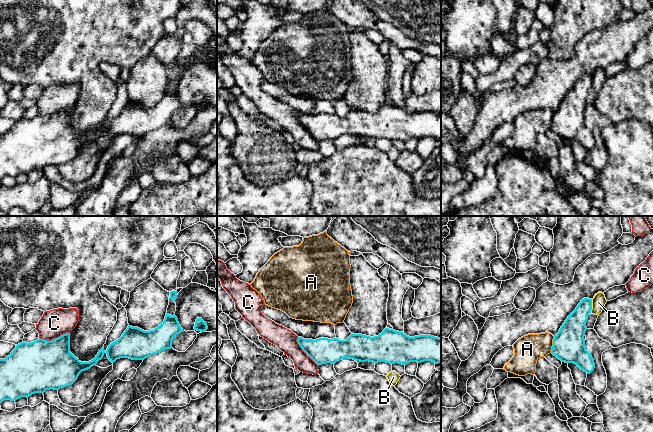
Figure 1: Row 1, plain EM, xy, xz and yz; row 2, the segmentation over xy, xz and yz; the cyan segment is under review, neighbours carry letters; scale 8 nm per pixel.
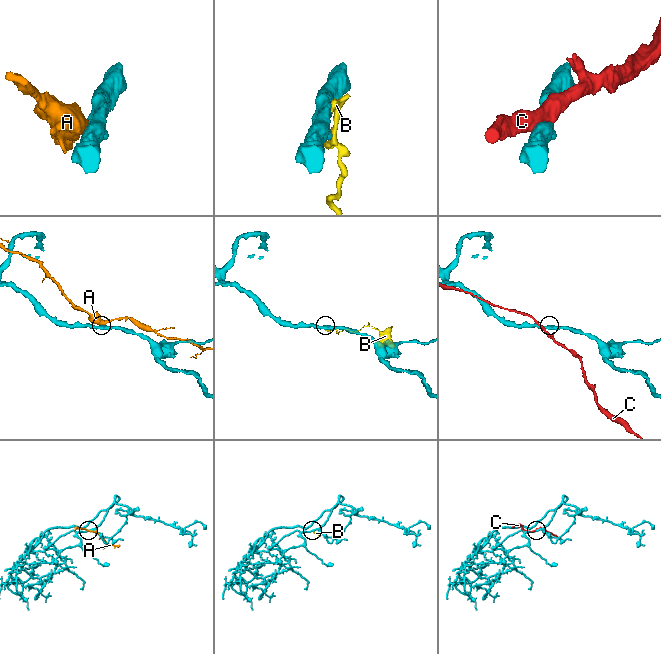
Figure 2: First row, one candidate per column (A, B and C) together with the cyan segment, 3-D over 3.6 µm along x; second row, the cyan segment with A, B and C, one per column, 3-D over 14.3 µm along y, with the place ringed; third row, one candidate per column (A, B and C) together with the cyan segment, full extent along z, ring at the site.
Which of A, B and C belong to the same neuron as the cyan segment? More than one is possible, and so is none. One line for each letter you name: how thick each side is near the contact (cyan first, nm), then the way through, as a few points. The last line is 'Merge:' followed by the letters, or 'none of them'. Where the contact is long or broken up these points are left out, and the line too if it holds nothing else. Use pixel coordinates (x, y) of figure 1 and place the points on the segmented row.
Merge: none of them

